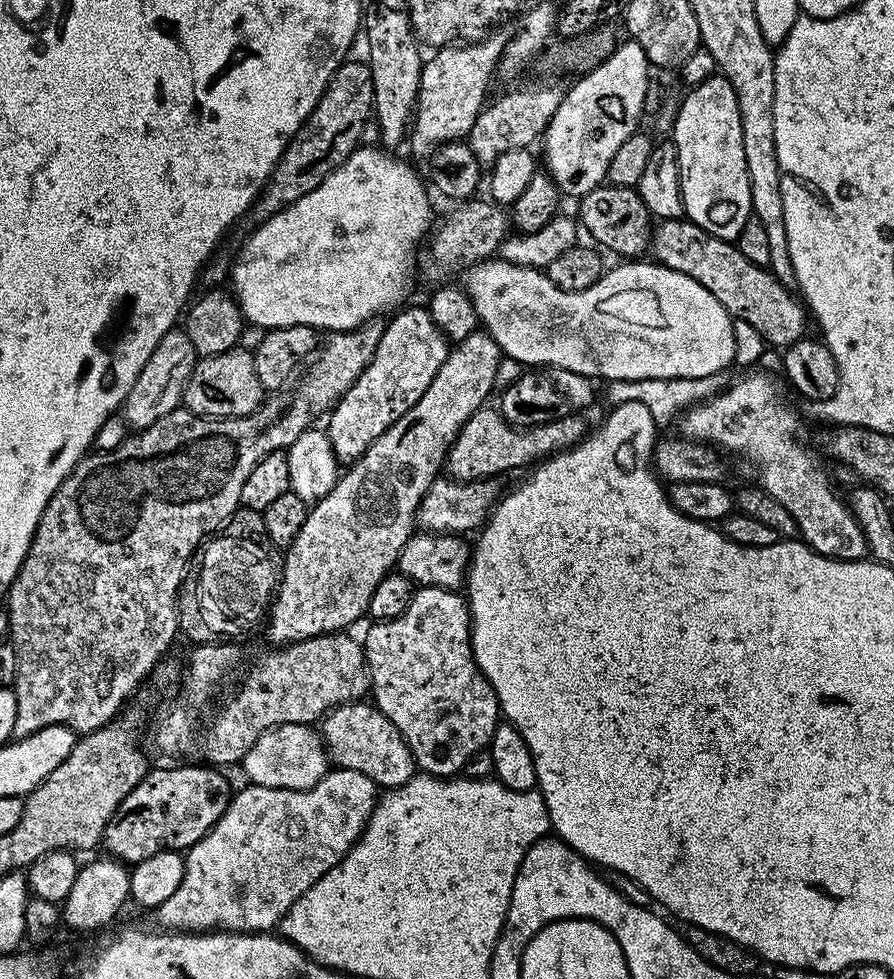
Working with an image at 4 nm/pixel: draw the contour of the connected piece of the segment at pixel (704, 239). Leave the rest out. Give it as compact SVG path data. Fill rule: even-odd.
M687 218L661 220L655 225L652 233L650 252L651 255L656 255L653 256L655 263L662 264L665 268L674 270L678 274L686 274L686 278L694 278L694 282L698 282L698 286L706 286L706 290L710 290L710 294L714 294L714 298L718 298L718 302L722 302L722 306L732 315L733 320L750 322L750 326L754 326L754 330L758 330L758 334L762 334L765 345L772 347L773 344L777 350L783 350L789 348L794 342L798 342L805 335L806 308L794 295L793 289L789 285L783 284L768 268L754 266L754 262L749 262L733 241L718 238L714 234L702 230L702 226L692 223Z

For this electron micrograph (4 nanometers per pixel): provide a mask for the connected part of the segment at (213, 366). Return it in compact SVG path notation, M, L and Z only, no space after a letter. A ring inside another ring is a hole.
M237 346L222 354L201 357L186 384L181 403L196 416L212 419L249 416L262 405L264 389L258 382L253 366L253 356L249 349Z

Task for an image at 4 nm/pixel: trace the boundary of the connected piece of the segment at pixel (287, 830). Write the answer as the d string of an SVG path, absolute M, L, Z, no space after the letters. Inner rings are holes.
M333 767L314 786L302 790L244 786L233 795L222 818L184 856L185 872L178 888L154 909L161 929L173 932L223 930L264 934L275 929L285 914L356 845L370 814L376 809L378 786L353 768Z

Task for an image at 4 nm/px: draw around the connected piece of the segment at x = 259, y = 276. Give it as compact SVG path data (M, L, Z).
M357 147L355 152L351 152L346 158L346 162L342 162L342 166L335 168L324 179L322 186L318 186L318 190L310 190L310 194L306 194L306 198L298 198L298 202L289 204L281 212L273 214L269 220L255 225L257 228L253 230L252 237L244 244L244 256L234 260L230 268L230 285L232 284L233 288L231 291L249 325L257 324L260 330L267 330L304 324L308 328L317 330L328 328L329 333L351 332L354 328L361 328L363 324L380 318L383 312L391 313L393 310L399 309L407 301L404 299L407 298L408 291L412 288L412 267L416 264L416 247L419 246L420 239L424 235L424 239L429 235L434 224L432 200L428 197L428 192L424 189L419 174L406 161L399 160L391 151L381 150L379 147L376 147L377 149L364 147Z

